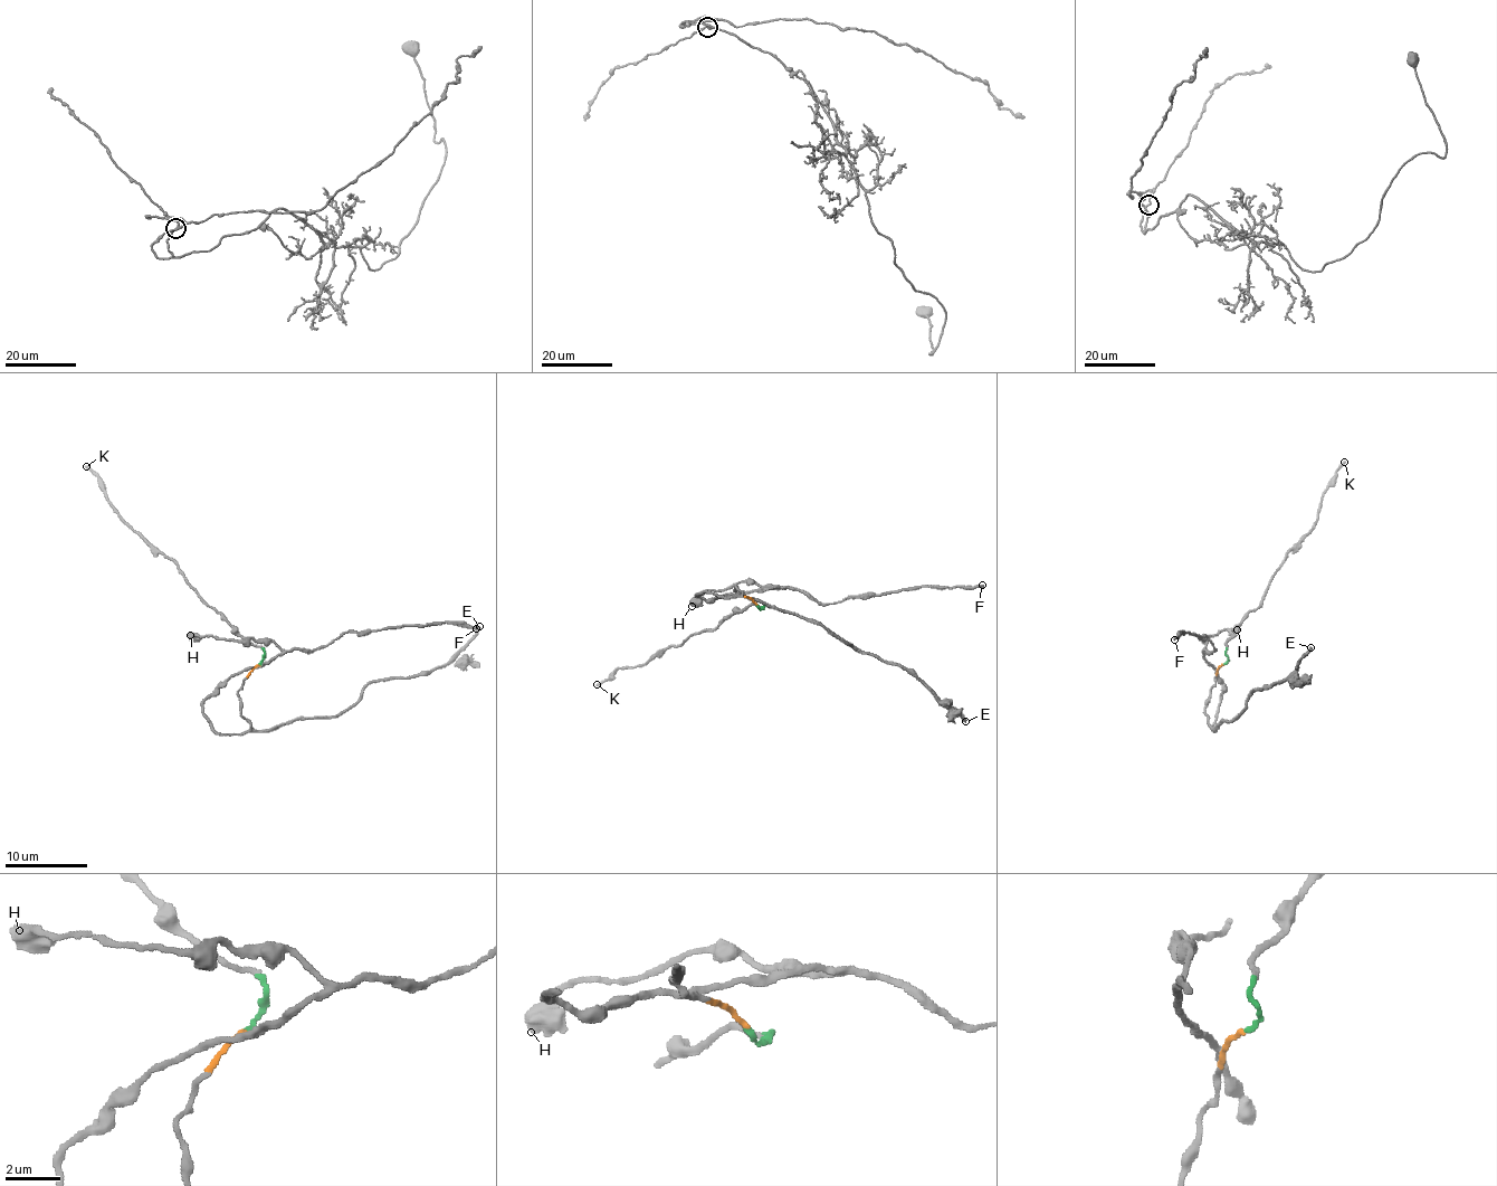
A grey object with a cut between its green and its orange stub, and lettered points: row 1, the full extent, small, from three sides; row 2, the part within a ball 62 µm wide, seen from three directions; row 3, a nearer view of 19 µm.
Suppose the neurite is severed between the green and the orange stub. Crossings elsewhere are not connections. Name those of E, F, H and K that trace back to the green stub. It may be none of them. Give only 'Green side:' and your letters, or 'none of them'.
Green side: K

